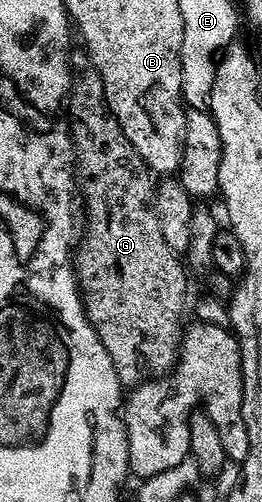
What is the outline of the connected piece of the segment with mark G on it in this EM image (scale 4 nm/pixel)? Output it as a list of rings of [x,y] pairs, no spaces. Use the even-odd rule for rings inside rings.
[[[80,142],[84,148],[74,148],[74,159],[76,161],[76,188],[80,193],[80,200],[86,203],[86,237],[81,237],[80,243],[76,248],[76,255],[73,257],[74,277],[78,280],[78,291],[82,293],[82,305],[86,311],[86,317],[96,330],[100,342],[104,342],[104,350],[108,350],[108,358],[112,358],[112,366],[116,370],[119,382],[124,386],[137,386],[143,380],[151,379],[152,374],[161,378],[171,371],[175,360],[178,359],[178,349],[182,343],[184,323],[182,324],[182,303],[186,300],[186,276],[187,269],[180,259],[179,253],[172,251],[168,242],[164,242],[164,234],[160,234],[160,222],[158,213],[154,211],[154,189],[156,187],[155,177],[150,168],[136,154],[136,146],[116,146],[122,142],[114,142],[114,146],[92,146],[92,142]]]

